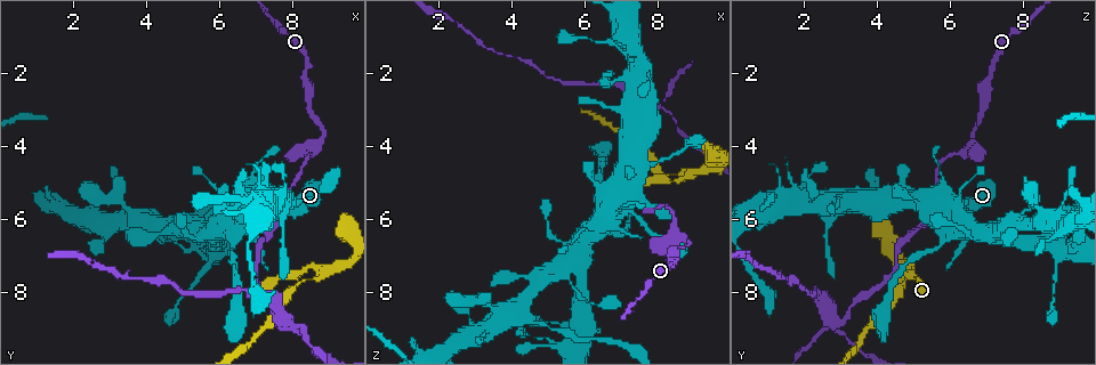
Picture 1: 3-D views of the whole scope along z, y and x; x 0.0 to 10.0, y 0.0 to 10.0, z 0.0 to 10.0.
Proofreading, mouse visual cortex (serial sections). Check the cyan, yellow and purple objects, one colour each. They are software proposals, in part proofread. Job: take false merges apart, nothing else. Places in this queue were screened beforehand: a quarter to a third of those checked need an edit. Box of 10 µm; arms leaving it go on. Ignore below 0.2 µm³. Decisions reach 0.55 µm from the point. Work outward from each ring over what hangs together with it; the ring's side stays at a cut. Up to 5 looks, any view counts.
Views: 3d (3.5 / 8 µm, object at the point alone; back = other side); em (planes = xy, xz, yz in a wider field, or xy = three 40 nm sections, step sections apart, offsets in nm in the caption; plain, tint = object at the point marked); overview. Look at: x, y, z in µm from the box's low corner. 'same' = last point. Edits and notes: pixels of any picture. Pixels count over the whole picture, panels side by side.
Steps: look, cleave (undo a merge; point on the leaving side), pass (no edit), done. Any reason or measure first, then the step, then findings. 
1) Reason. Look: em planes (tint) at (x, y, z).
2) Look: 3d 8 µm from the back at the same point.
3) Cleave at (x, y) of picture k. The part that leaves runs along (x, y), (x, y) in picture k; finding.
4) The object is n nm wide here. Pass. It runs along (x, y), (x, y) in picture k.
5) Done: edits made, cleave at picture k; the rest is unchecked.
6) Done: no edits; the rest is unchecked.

Abrupt turn. Look: 3d 3.5 µm from the back at (8.45, 7.25, 5.00).

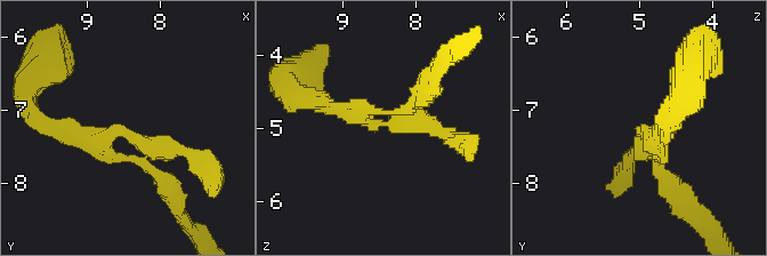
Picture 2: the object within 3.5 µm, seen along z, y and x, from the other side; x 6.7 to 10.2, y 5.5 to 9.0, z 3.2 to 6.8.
Shape alone is not enough. Look: em xy step 5 (tint) at (8.45, 7.25, 4.95).

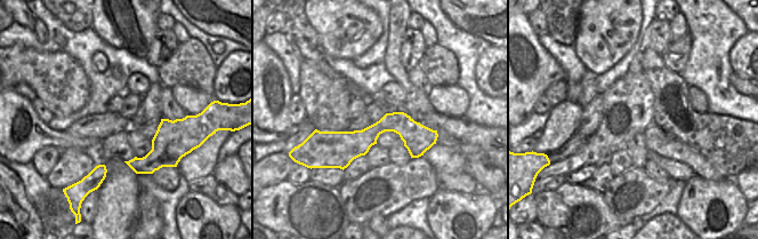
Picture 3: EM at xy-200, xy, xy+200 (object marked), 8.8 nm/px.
Cut it another way. Look: em xy step 3 (tint) at the same point.

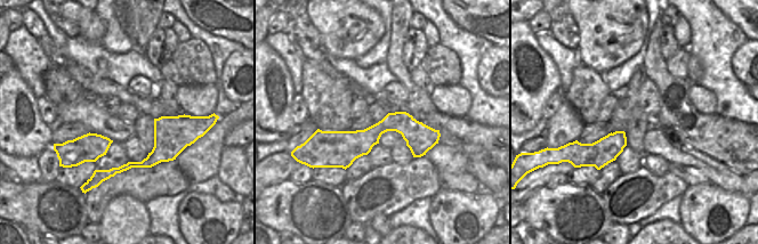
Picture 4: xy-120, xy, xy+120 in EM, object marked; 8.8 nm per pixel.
Pass. It runs along (436, 132), (382, 125), (365, 139), (325, 136) in picture 4; continuous, no second cell.

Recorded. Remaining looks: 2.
Abrupt turn. Look: 3d 8 µm at (8.80, 3.35, 6.80).

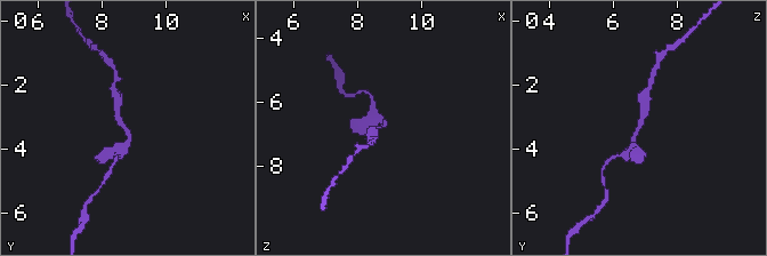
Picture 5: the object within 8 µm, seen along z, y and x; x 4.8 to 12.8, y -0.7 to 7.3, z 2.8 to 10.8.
The arms are 250, 300 nm wide; need the tissue. Look: em planes (tint) at the same point.

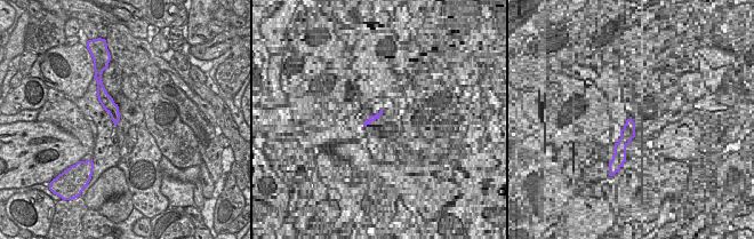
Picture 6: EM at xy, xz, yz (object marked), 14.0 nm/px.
The object is 180 nm wide here. Pass. It runs along (645, 100), (642, 121), (626, 154) in picture 5; one cell here.

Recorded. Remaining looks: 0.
Done: no edits; the rest is unchecked.

